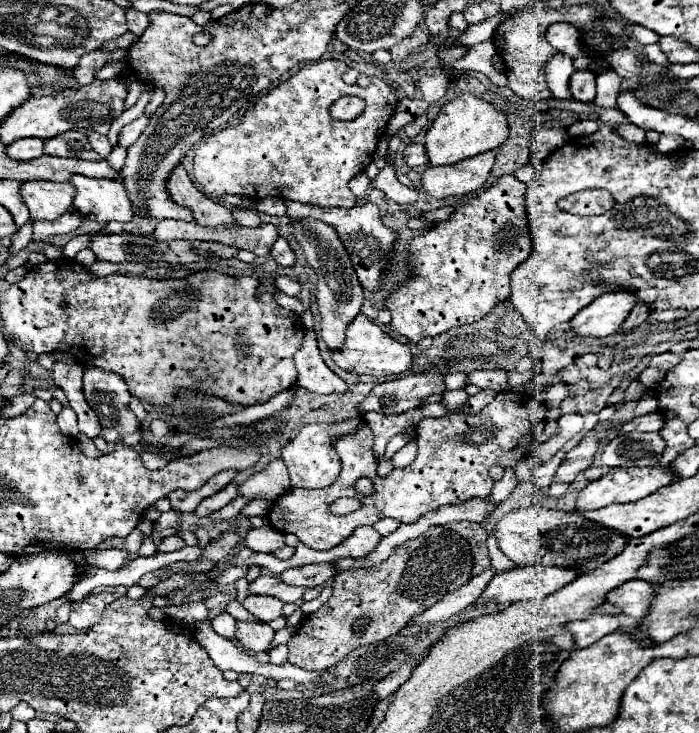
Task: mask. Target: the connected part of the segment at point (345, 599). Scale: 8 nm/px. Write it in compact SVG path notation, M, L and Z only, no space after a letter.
M434 526L424 536L396 546L386 562L338 574L332 582L334 592L328 602L306 616L288 640L288 662L306 670L336 666L352 650L398 634L414 614L424 612L442 596L464 586L472 578L472 568L474 556L470 544L458 532Z

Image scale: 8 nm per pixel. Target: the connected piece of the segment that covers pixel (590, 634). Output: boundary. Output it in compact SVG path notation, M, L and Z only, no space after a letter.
M590 614L588 618L584 620L578 620L578 622L568 622L568 626L564 626L572 638L574 638L574 644L578 648L584 648L584 646L590 646L594 644L596 640L600 640L602 636L606 634L612 634L618 630L618 618L616 616L600 616L600 614Z

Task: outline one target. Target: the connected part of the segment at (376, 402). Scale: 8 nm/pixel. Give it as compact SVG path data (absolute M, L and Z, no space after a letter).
M430 370L424 374L408 374L390 382L376 384L372 392L358 404L358 416L362 418L368 412L378 414L400 414L410 408L418 408L420 400L430 394L442 394L446 370Z

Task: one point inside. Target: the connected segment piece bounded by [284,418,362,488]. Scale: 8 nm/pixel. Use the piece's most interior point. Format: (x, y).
(313, 463)

